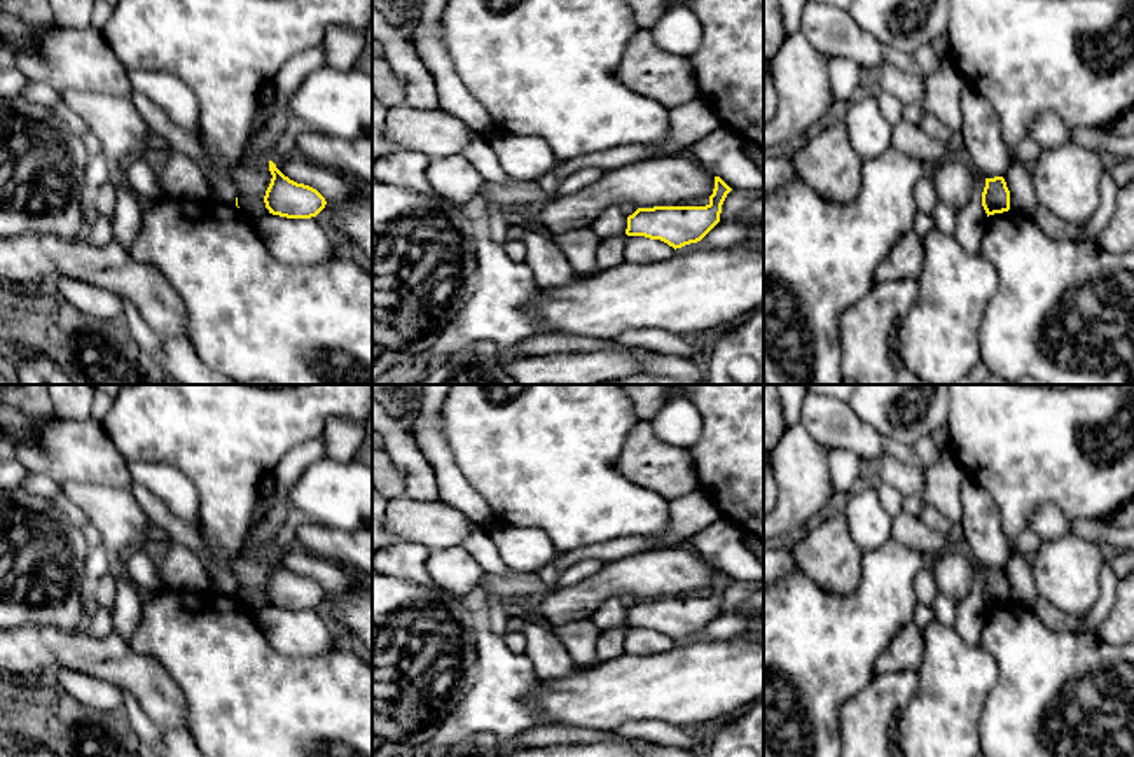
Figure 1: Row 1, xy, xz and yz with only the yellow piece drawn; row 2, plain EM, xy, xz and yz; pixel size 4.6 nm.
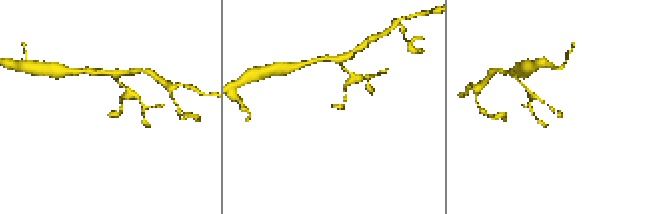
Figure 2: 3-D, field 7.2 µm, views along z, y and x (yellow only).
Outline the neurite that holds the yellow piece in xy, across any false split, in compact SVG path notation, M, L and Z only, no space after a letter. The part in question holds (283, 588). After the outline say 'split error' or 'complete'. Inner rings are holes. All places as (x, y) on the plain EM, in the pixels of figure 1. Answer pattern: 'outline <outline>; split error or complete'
outline M269 552L269 563L273 570L264 587L269 605L287 610L311 610L325 600L327 593L316 580L290 572L273 552Z; complete

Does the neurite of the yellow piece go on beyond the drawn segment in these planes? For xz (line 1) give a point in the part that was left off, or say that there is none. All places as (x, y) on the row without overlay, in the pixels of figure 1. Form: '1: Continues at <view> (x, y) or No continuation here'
1: No continuation here

